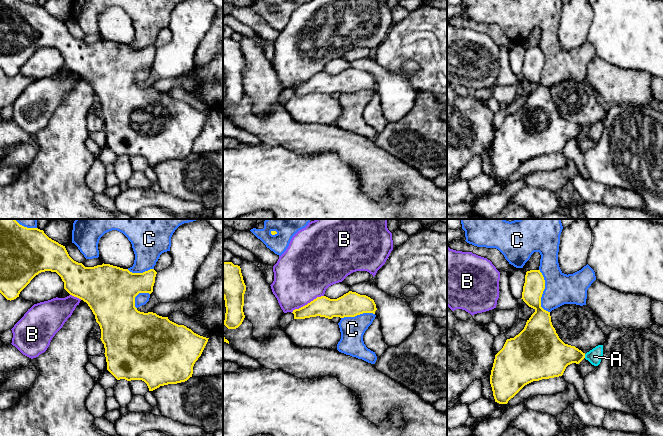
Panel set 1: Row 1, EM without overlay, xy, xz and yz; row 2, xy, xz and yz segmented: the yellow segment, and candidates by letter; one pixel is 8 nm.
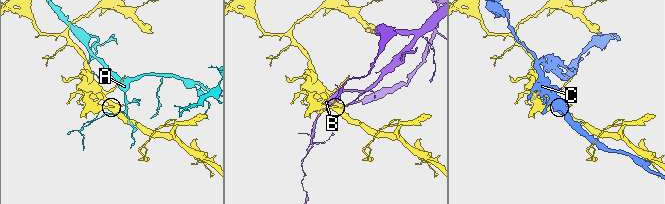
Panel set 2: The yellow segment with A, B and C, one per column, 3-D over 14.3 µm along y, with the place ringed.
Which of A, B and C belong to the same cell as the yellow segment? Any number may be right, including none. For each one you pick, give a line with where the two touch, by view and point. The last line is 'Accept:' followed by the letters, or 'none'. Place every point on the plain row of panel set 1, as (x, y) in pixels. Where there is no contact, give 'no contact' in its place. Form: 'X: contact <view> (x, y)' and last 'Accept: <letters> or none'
Accept: none

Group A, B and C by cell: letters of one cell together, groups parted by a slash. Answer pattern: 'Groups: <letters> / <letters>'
Groups: A / B / C

